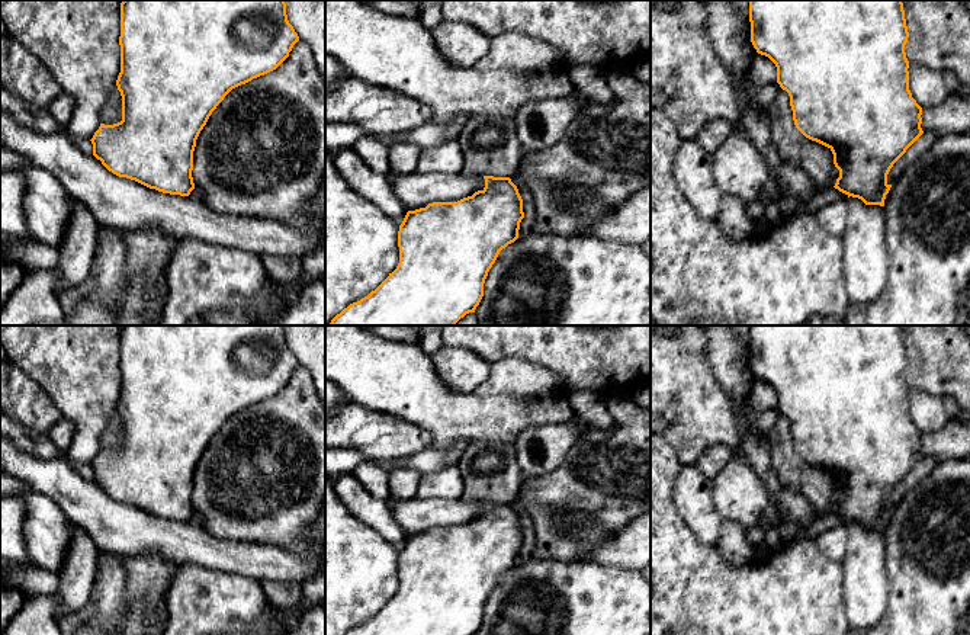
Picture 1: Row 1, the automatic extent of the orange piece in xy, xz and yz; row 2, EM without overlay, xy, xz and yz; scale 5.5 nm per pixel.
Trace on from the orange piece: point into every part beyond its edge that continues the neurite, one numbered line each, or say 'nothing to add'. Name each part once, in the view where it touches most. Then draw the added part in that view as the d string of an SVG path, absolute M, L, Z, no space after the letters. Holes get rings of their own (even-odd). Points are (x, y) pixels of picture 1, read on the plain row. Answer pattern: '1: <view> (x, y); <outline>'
nothing to add

